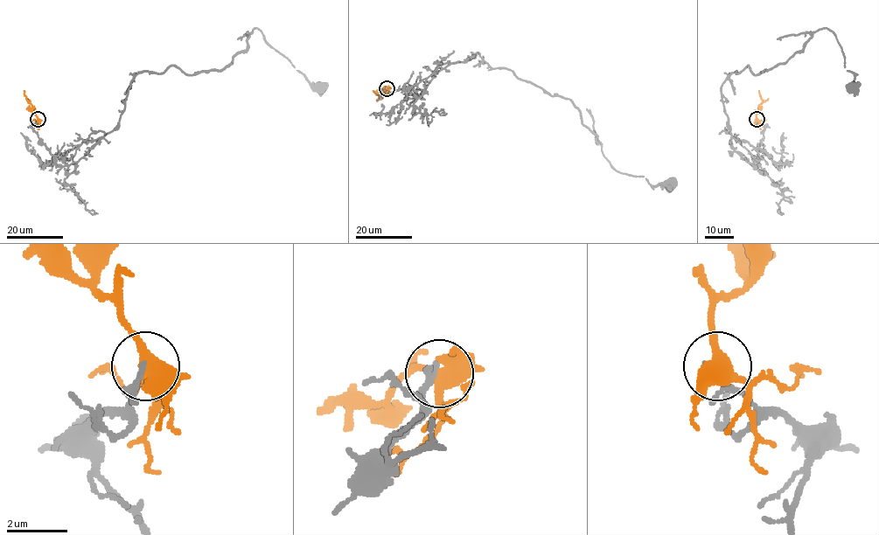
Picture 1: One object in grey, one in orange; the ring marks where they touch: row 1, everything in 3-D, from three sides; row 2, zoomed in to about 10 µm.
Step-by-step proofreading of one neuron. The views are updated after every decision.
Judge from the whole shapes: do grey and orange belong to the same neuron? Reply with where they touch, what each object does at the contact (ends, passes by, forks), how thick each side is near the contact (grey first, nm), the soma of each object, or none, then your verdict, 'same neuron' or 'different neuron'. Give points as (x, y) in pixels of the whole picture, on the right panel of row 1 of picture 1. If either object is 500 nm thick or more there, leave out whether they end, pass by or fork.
at (756, 119); grey passes by; orange forks there; 140 nm thick on the grey side, 440 nm on the other; cell body of grey at (852, 87); no cell body on orange; different neuron

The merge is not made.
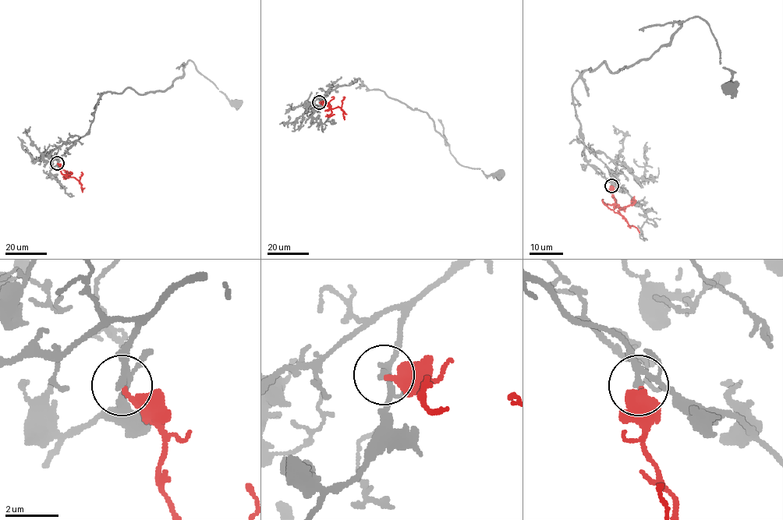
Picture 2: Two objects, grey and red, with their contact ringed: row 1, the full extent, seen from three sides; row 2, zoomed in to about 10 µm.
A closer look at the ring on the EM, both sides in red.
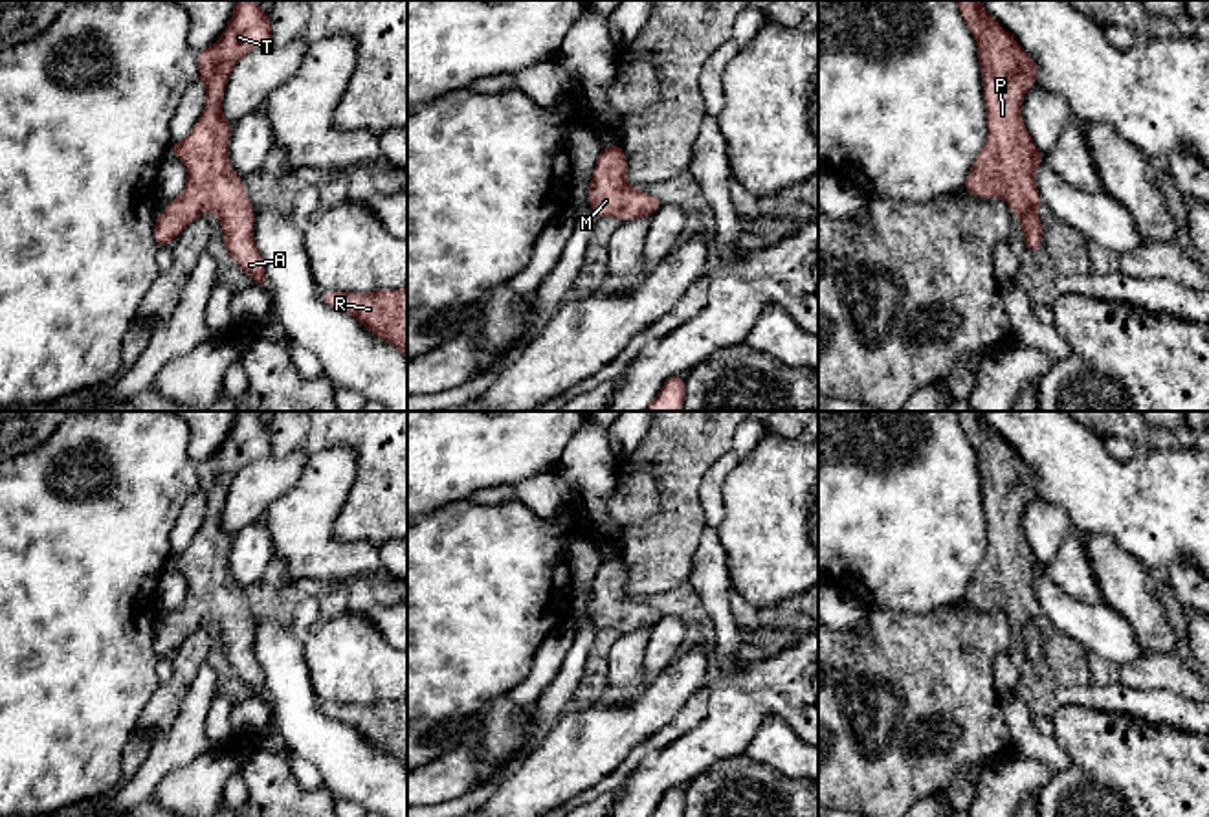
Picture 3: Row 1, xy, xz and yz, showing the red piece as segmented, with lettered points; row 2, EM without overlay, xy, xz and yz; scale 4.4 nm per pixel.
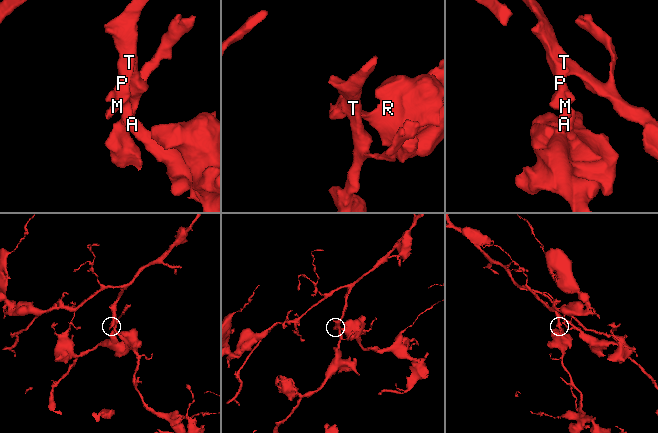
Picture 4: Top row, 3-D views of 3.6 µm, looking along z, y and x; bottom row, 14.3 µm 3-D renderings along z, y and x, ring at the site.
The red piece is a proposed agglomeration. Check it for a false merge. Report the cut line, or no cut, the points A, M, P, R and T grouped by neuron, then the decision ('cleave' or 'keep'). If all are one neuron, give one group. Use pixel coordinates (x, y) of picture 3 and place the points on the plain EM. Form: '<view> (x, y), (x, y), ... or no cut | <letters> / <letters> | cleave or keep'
no cut | A M P R T | keep

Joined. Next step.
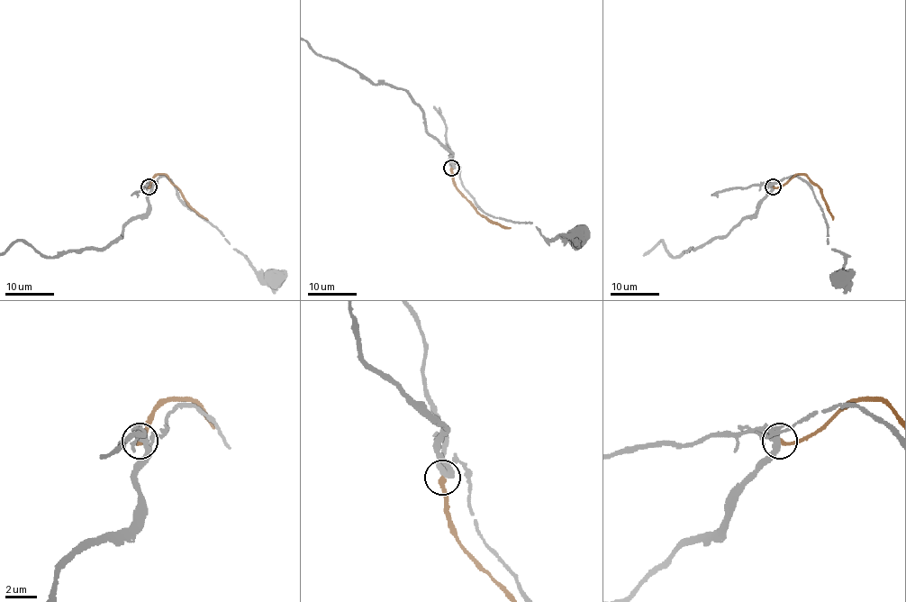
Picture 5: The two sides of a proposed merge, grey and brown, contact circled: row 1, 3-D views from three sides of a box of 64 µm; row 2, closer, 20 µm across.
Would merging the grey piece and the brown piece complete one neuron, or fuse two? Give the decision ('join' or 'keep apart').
keep apart

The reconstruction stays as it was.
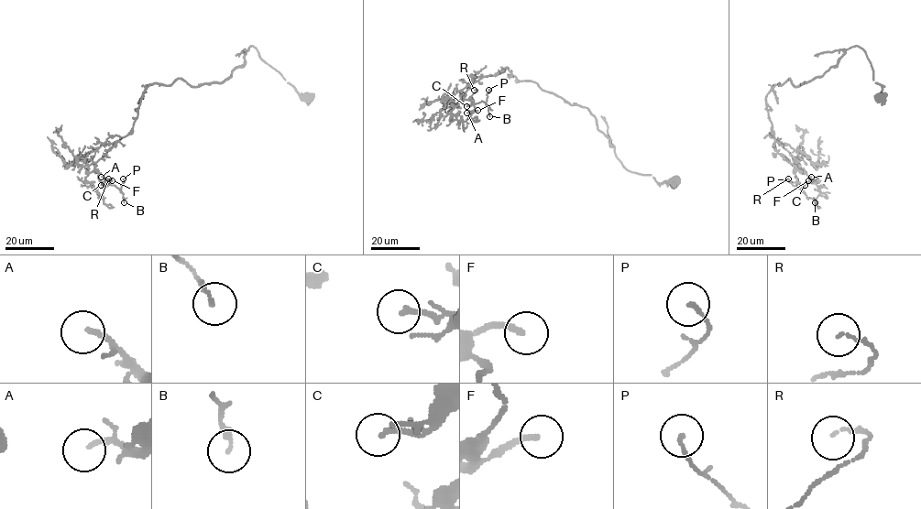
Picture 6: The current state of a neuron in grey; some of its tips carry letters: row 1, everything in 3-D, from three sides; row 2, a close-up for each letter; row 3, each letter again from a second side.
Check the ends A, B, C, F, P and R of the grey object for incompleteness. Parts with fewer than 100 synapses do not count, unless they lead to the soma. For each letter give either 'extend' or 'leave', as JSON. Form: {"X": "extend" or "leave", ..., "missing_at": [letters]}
{"A": "extend", "B": "leave", "C": "leave", "F": "leave", "P": "leave", "R": "leave", "missing_at": ["A"]}

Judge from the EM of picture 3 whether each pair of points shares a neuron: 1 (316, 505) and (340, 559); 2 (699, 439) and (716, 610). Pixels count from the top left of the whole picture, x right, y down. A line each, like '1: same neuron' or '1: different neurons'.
1: same neuron
2: different neurons

